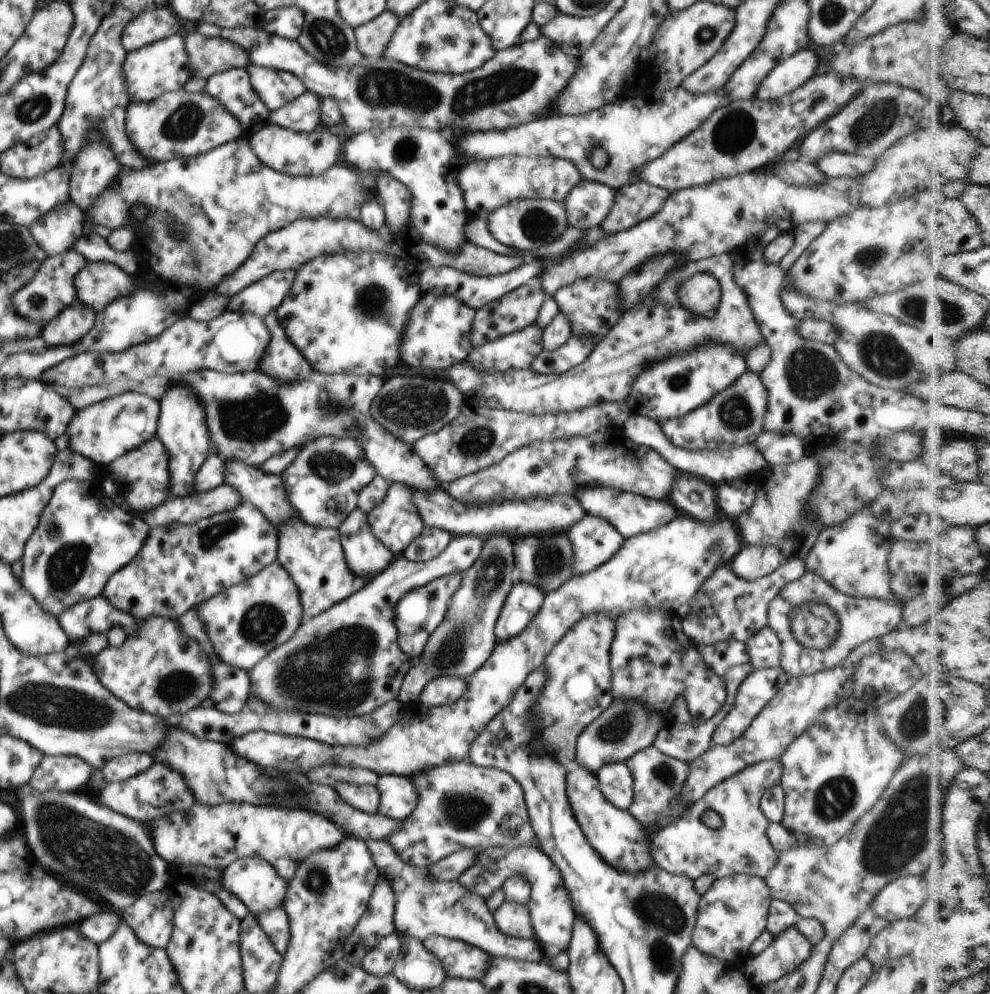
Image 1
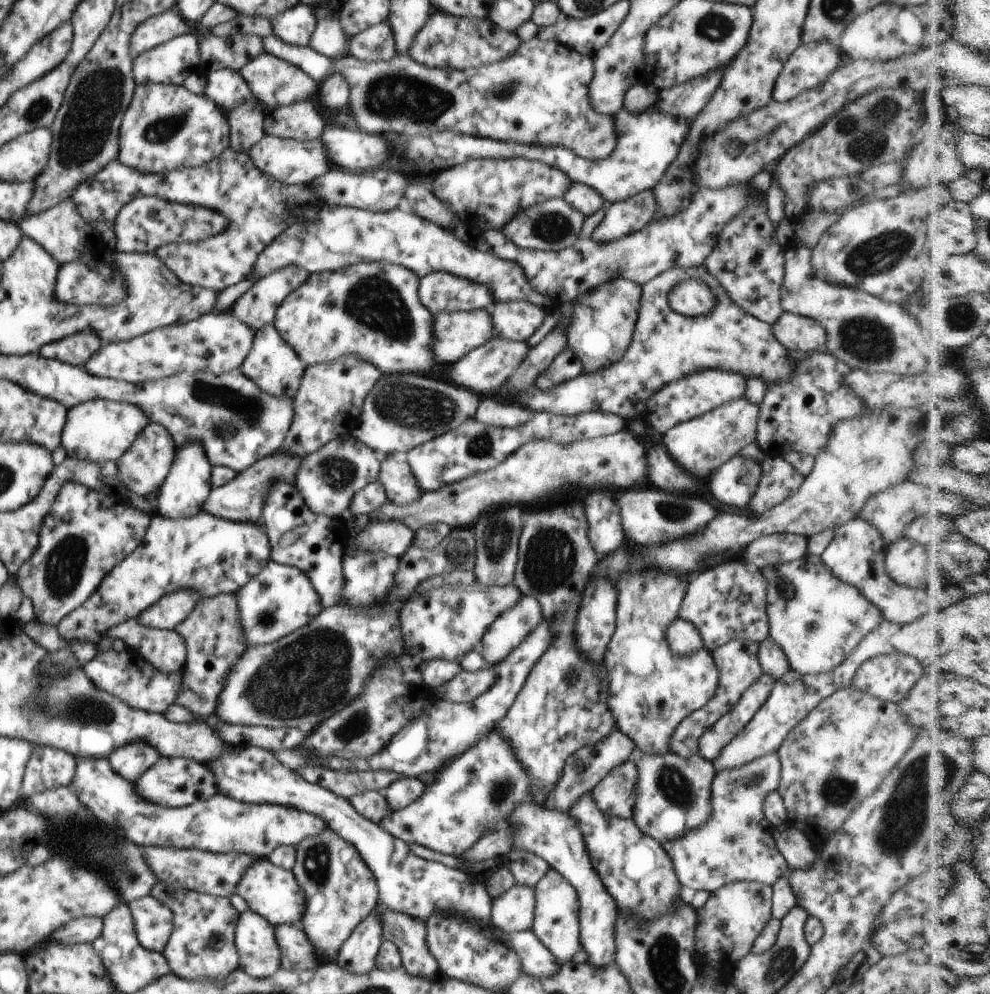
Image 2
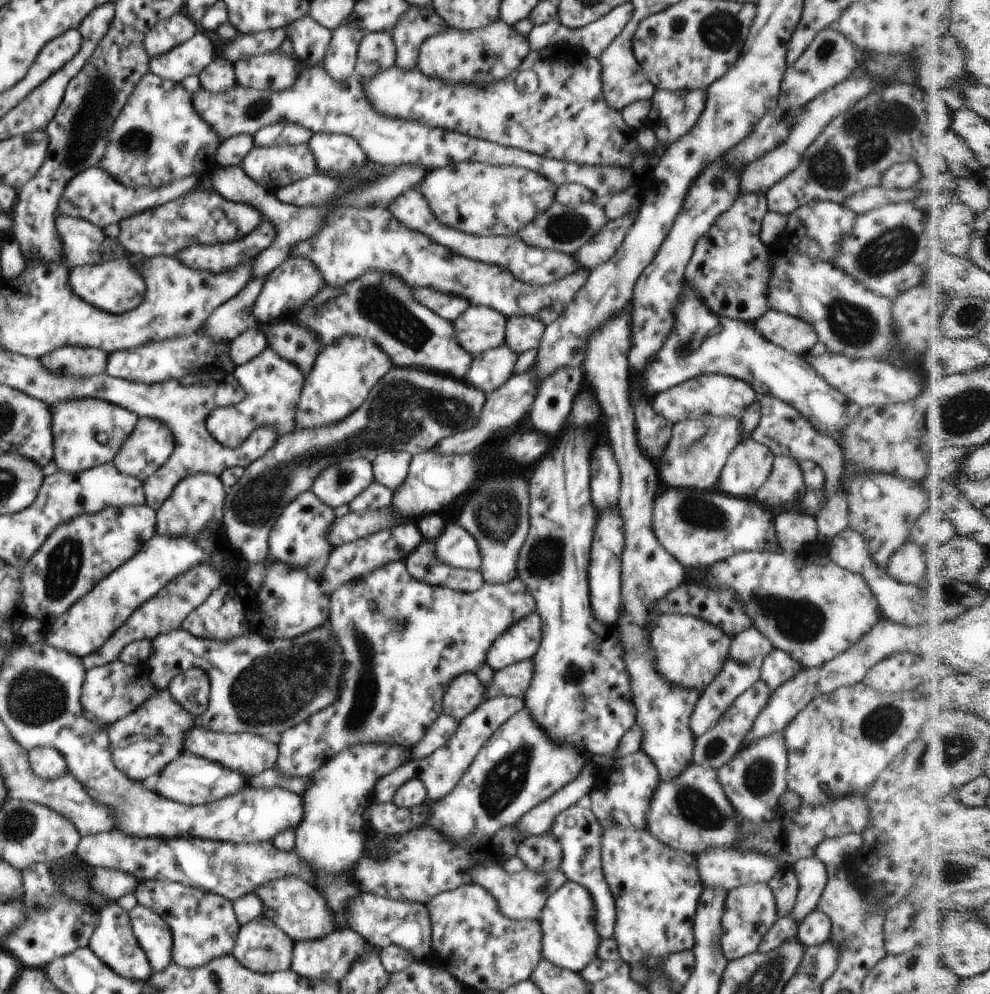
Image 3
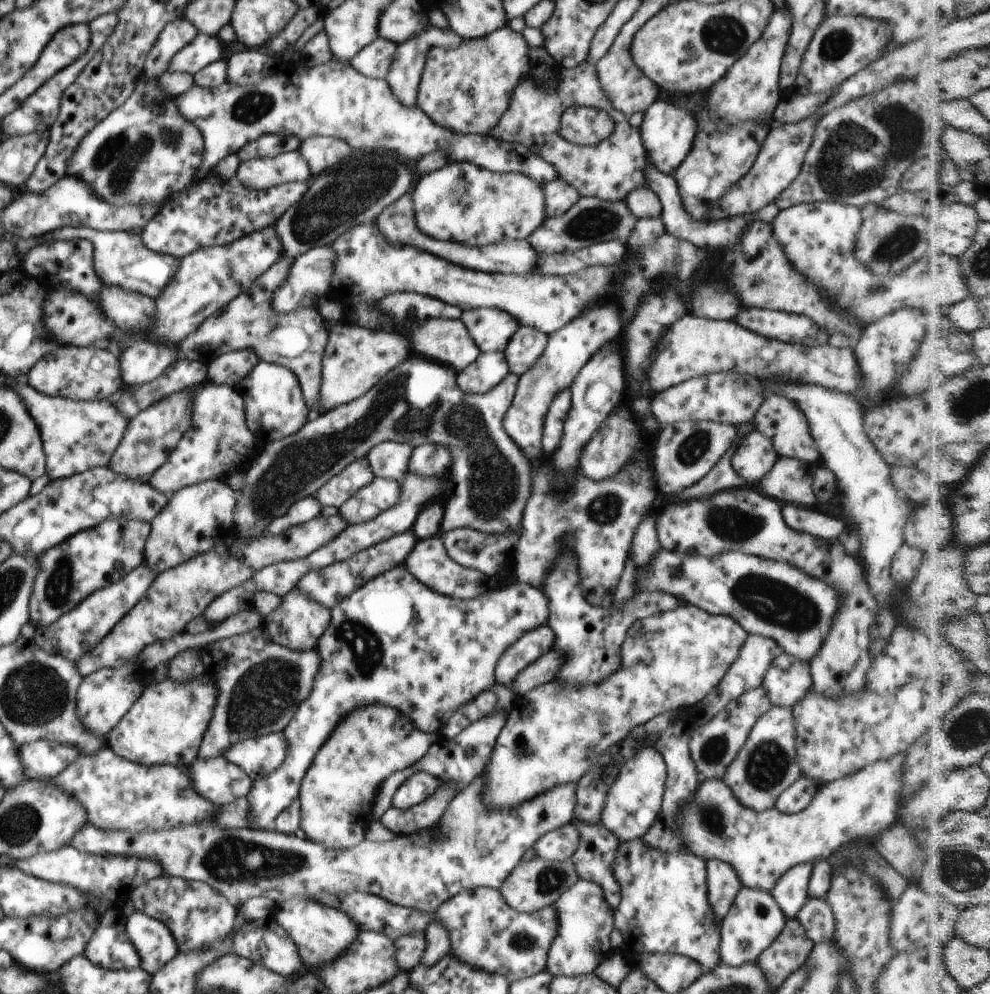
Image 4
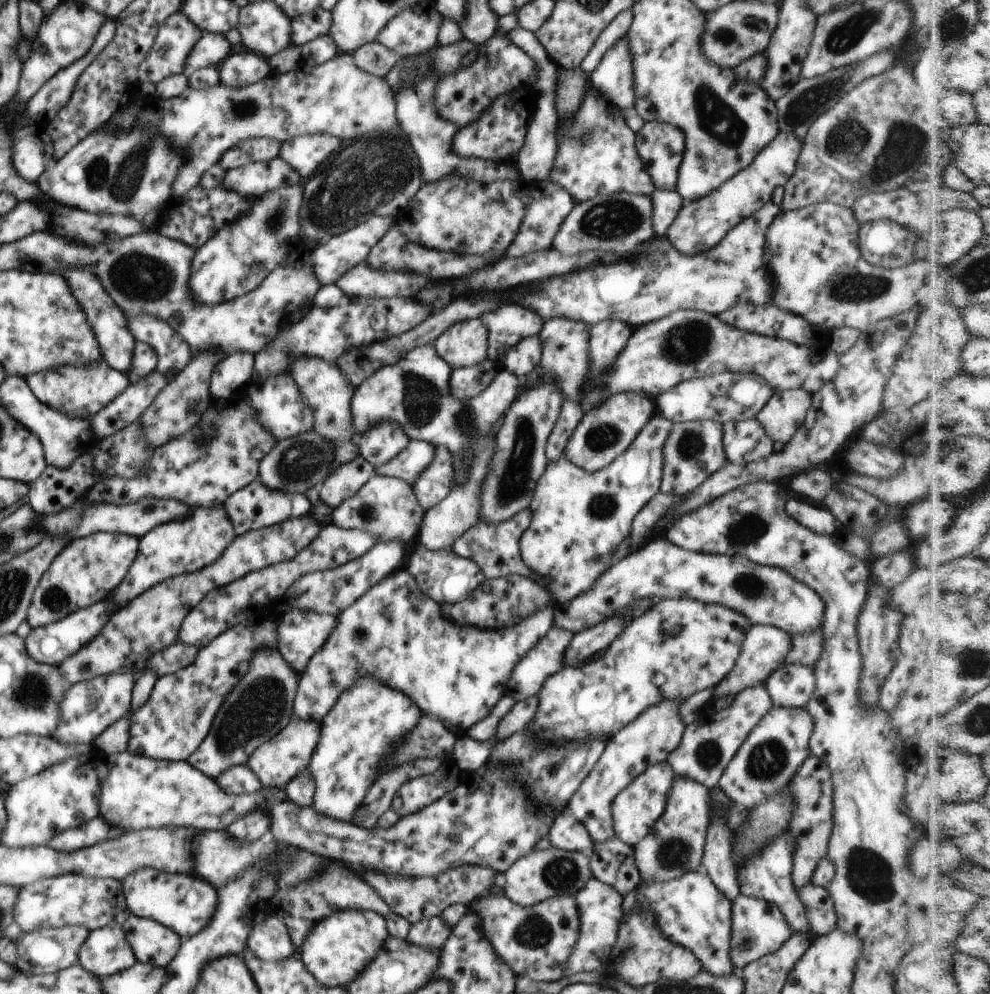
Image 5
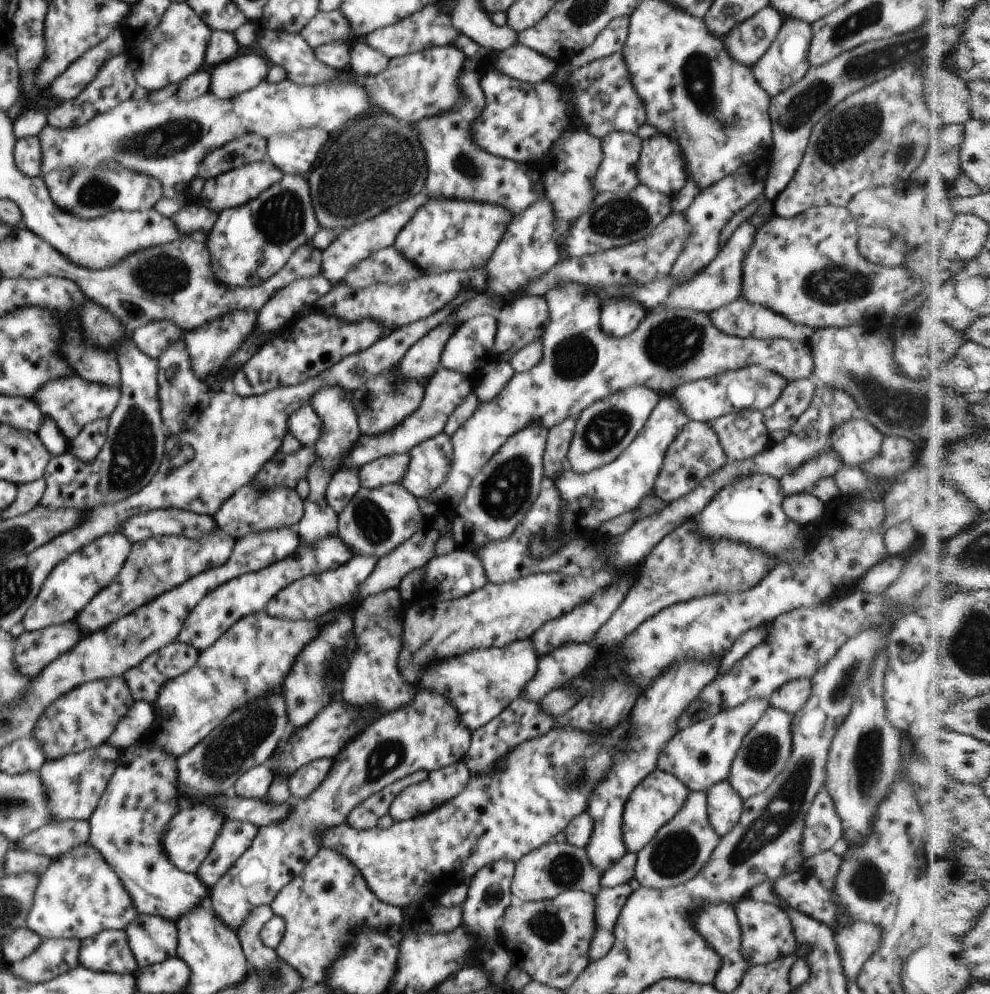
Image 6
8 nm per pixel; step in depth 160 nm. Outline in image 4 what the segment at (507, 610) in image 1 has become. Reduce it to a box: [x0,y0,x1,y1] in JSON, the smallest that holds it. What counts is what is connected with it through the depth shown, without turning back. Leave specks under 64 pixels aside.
[495,625,555,690]

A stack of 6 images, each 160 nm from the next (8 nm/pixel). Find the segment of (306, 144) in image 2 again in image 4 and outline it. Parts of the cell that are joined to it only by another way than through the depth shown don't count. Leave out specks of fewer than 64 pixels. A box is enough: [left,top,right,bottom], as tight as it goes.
[235,150,312,191]

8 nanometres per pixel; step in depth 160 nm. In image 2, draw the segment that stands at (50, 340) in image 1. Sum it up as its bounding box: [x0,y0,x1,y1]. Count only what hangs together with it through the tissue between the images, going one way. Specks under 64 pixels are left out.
[38,331,101,367]

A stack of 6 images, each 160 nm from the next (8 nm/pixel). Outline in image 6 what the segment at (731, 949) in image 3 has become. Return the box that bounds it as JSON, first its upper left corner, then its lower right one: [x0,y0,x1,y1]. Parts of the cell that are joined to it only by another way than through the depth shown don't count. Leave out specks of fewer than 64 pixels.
[735,896,795,965]

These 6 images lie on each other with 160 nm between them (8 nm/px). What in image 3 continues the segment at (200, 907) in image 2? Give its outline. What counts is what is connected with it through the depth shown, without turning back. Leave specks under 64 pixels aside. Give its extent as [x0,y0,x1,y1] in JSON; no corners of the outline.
[134,880,240,968]

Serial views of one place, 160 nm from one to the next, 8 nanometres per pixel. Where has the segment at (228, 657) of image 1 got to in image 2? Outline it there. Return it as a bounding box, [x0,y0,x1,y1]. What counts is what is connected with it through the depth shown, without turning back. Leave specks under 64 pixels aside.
[234,559,324,645]

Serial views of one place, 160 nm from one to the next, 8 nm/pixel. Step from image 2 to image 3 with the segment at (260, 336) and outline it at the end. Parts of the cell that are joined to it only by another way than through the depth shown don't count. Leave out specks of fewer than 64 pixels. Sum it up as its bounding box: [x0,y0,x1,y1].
[206,347,305,446]

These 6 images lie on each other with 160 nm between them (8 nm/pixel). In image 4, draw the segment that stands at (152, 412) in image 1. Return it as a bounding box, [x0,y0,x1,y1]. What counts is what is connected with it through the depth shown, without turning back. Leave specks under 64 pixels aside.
[12,381,129,479]

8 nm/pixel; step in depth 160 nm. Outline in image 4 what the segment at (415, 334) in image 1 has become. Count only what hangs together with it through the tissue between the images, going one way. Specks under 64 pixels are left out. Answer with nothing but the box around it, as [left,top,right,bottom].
[461,307,520,353]

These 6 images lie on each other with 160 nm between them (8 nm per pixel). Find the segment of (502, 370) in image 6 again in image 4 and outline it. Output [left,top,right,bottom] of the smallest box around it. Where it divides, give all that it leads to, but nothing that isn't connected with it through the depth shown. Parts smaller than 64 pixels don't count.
[231,354,532,537]

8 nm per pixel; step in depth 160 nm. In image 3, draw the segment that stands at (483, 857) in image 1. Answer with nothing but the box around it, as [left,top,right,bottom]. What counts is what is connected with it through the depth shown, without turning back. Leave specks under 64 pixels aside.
[538,881,601,973]

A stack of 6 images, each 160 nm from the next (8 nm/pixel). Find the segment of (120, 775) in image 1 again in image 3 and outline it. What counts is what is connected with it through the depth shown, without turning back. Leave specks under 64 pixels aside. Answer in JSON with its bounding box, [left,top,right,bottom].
[106,689,199,781]

